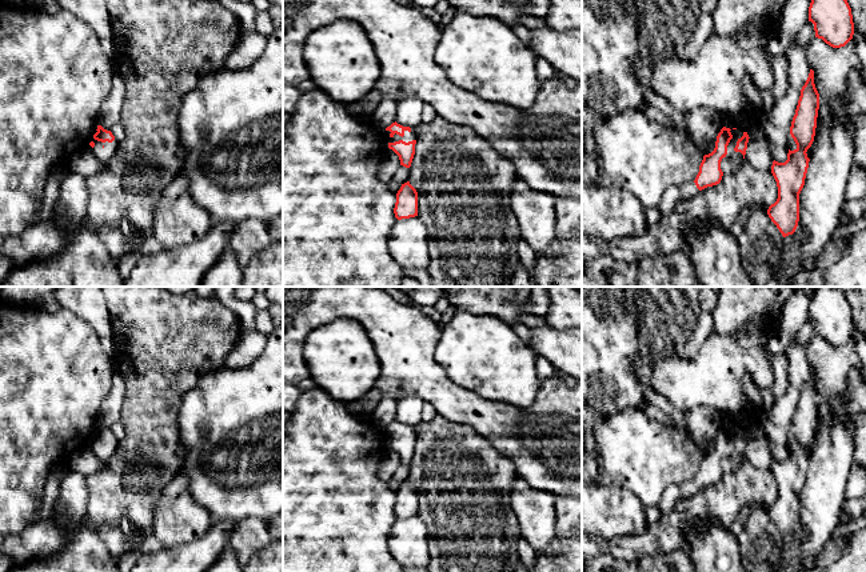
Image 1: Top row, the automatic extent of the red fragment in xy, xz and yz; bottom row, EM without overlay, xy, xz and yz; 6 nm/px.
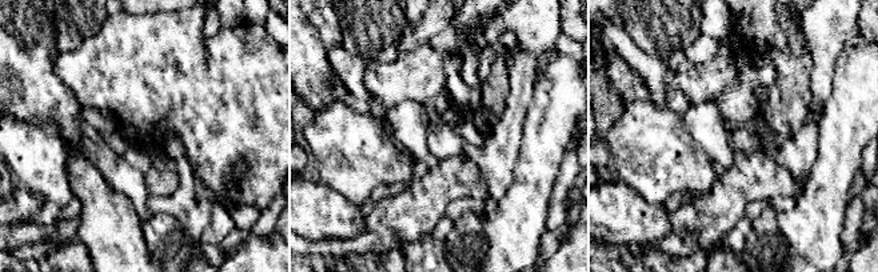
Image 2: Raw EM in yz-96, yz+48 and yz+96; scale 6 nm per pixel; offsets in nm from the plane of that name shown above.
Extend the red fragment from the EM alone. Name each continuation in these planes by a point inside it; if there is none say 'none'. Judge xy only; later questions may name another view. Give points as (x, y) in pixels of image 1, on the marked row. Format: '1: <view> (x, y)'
1: xy (104, 155)

